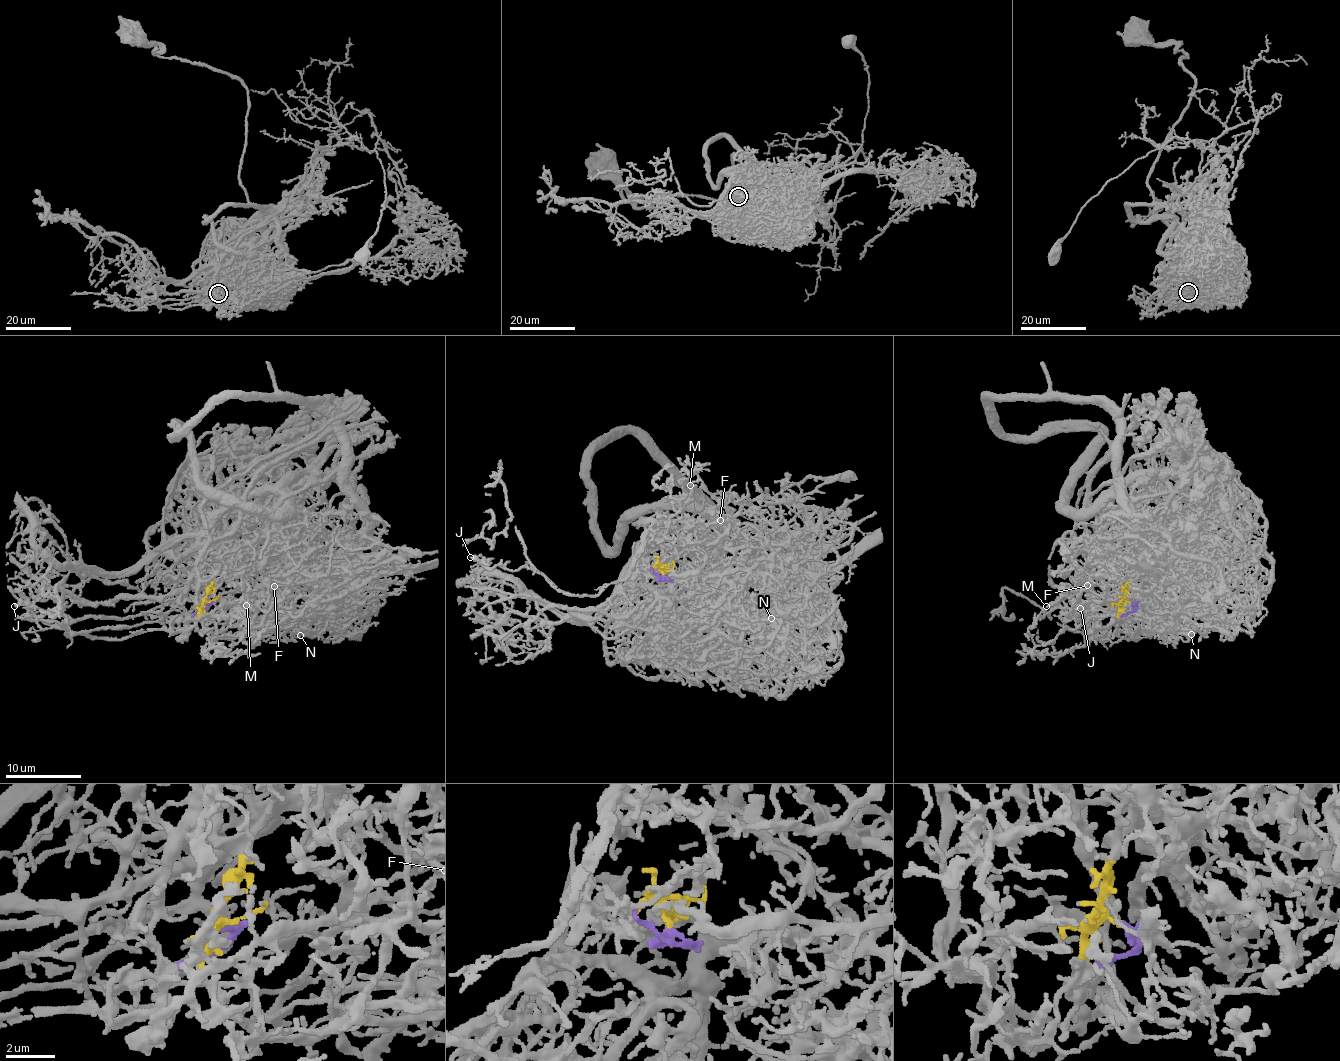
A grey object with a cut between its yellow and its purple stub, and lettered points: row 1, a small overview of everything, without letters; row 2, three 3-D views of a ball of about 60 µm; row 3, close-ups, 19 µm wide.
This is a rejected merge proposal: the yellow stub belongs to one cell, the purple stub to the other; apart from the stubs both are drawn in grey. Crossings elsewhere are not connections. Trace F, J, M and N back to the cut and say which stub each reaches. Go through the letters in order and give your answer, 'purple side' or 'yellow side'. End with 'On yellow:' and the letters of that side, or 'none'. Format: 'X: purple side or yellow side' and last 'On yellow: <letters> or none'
F: yellow side
J: purple side
M: purple side
N: yellow side
On yellow: F, N

